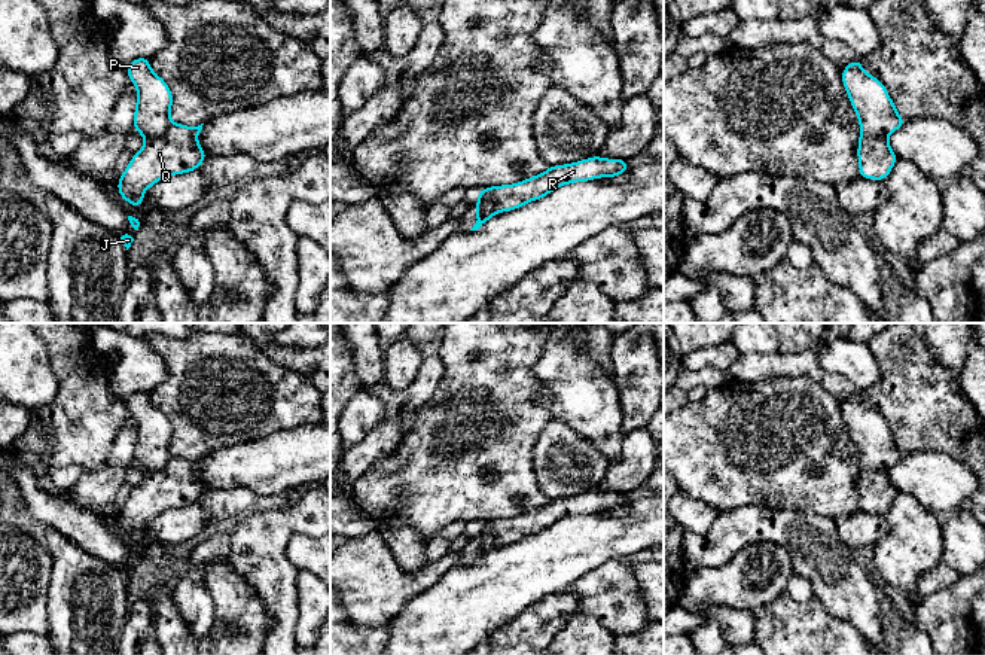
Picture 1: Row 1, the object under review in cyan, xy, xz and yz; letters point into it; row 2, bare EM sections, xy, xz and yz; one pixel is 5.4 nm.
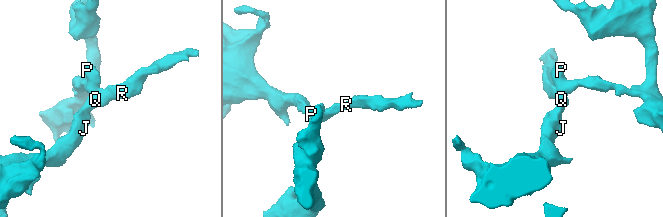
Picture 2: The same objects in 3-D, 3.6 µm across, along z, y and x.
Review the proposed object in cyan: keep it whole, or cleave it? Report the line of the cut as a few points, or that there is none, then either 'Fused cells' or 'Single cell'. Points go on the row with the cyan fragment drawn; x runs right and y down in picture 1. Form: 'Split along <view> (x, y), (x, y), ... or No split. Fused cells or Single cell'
Split along xy (171, 122), (161, 134), (146, 139). Fused cells

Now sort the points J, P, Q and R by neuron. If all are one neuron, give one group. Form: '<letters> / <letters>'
J Q R / P

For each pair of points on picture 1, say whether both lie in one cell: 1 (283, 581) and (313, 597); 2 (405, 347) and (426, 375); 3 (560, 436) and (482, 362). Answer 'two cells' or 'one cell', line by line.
1: two cells
2: two cells
3: two cells

